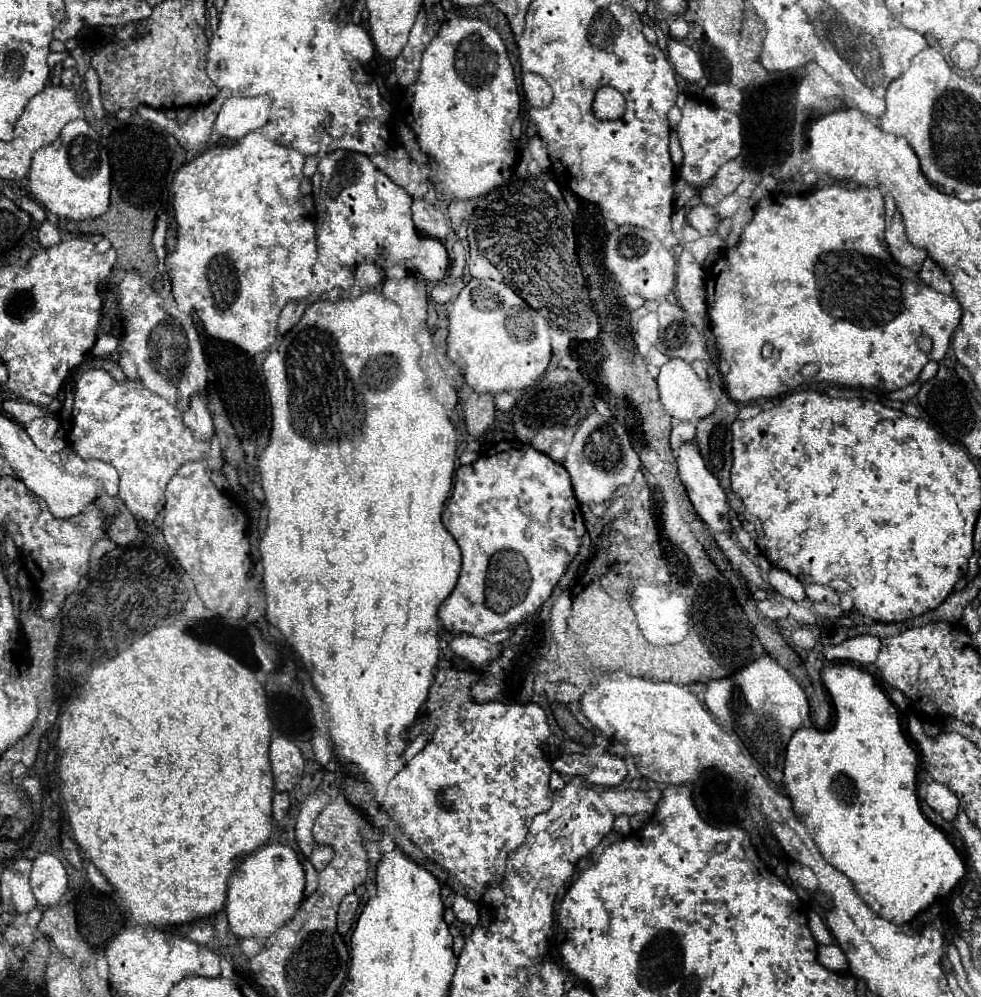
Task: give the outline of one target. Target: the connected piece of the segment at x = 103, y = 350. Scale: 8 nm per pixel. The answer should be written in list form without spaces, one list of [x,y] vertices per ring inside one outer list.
[[[100,335],[91,353],[94,357],[106,357],[114,353],[119,346],[119,340],[112,335]]]

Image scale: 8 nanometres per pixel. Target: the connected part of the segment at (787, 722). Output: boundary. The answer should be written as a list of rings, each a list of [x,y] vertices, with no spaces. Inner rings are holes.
[[[760,654],[740,672],[714,678],[704,692],[704,706],[738,734],[744,748],[766,770],[770,780],[782,782],[782,766],[788,738],[808,718],[808,700],[792,676],[768,654]]]

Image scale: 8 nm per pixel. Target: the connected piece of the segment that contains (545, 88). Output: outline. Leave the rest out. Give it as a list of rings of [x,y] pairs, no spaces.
[[[524,72],[522,90],[524,90],[527,104],[531,107],[548,106],[554,98],[552,86],[544,80],[544,76],[540,76],[536,72]]]

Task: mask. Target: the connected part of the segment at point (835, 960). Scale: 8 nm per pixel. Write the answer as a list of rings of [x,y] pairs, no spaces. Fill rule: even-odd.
[[[820,944],[820,948],[816,948],[816,958],[818,962],[826,968],[826,970],[832,970],[836,974],[842,974],[846,976],[848,974],[848,960],[844,956],[844,952],[840,948],[836,948],[836,944]]]

